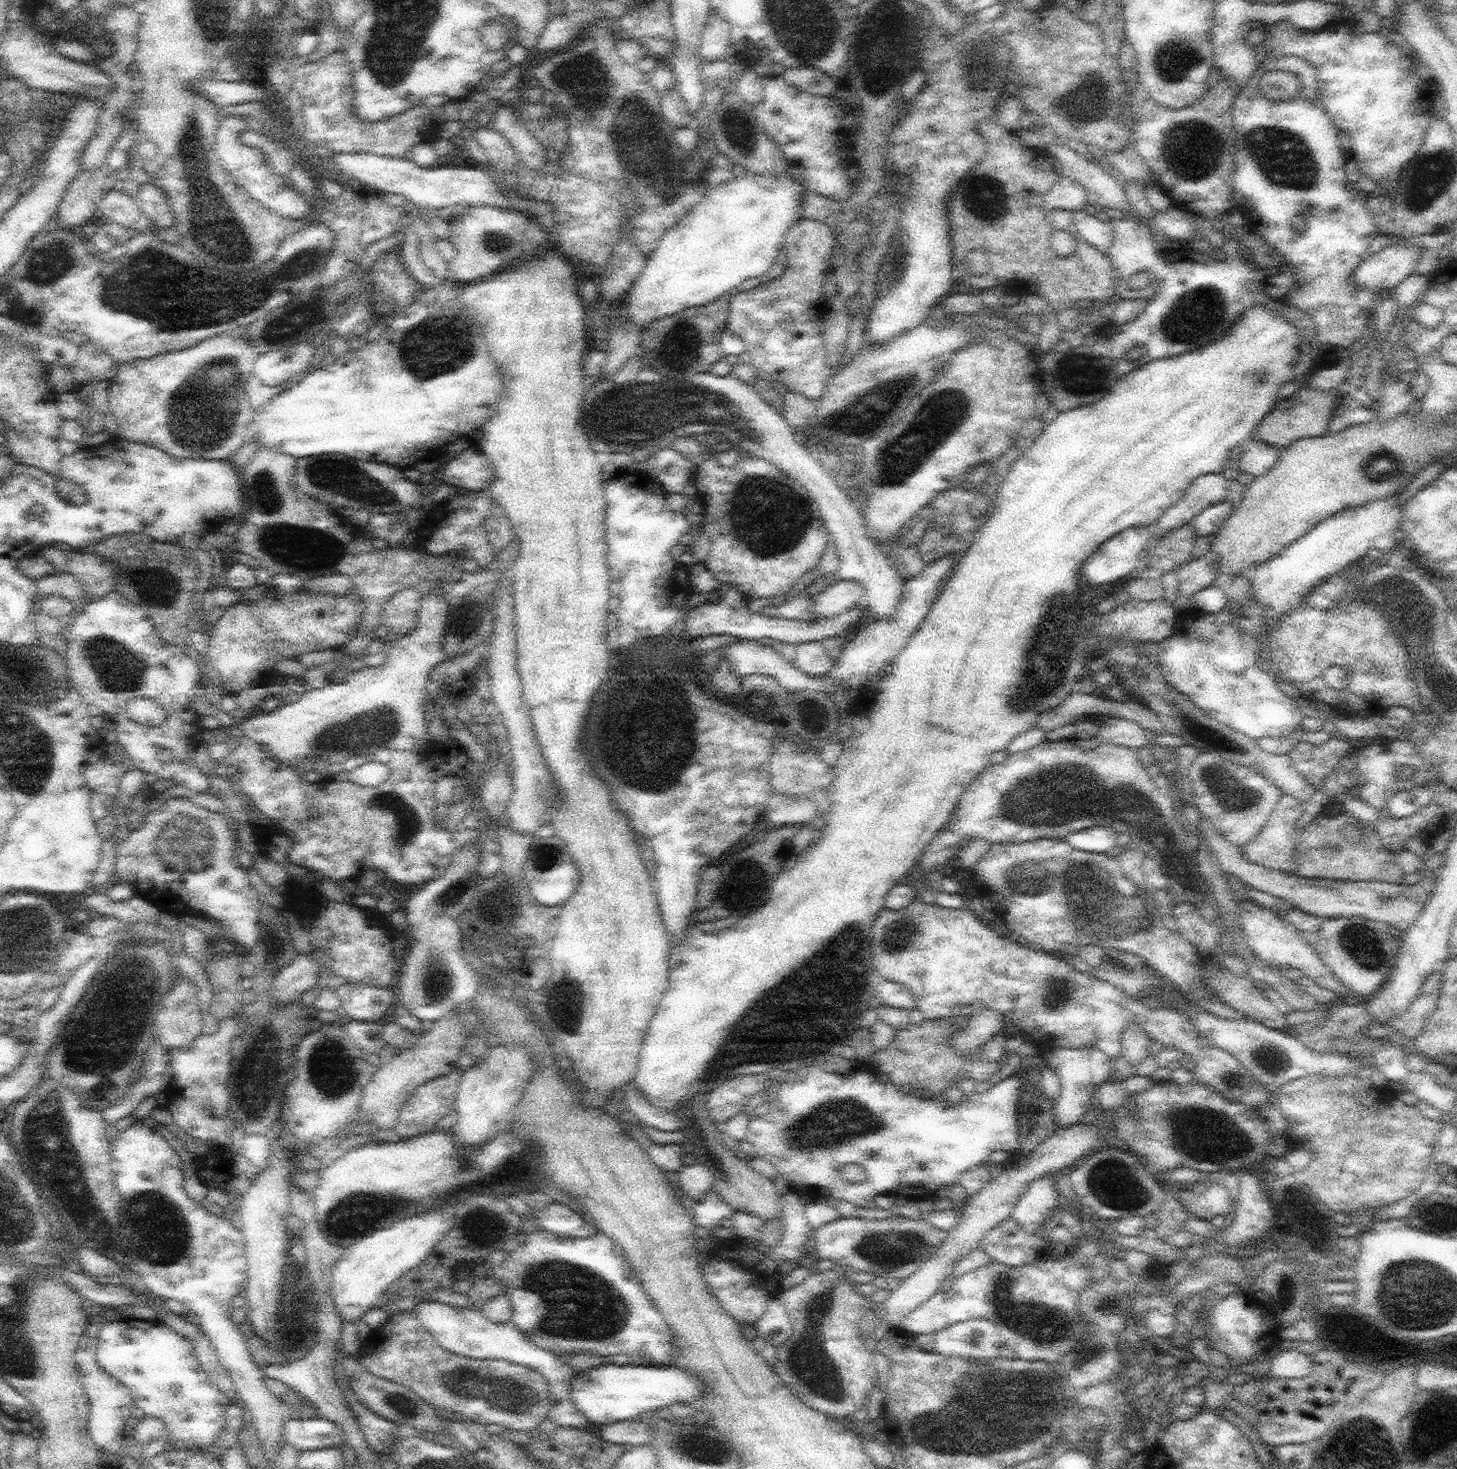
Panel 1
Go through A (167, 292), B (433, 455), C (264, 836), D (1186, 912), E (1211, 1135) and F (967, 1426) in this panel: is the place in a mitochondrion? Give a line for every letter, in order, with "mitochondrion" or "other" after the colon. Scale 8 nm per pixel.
A: mitochondrion
B: other
C: other
D: other
E: mitochondrion
F: mitochondrion

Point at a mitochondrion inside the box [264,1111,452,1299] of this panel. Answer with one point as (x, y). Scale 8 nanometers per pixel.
(359, 1213)

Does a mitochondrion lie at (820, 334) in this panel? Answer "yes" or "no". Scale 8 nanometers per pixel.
no

